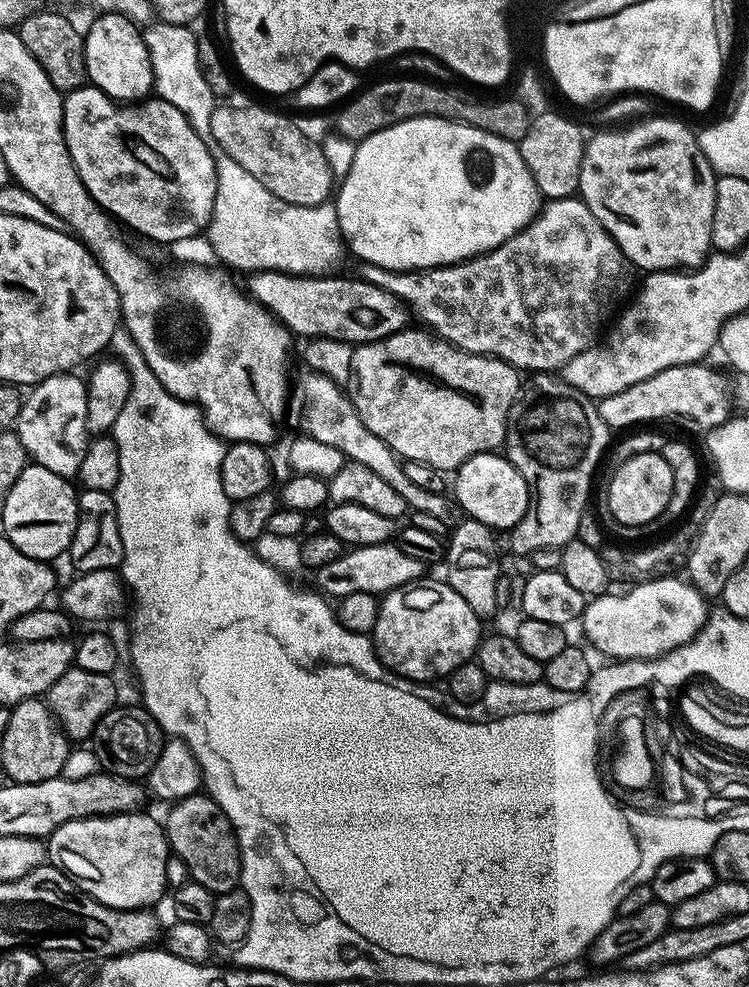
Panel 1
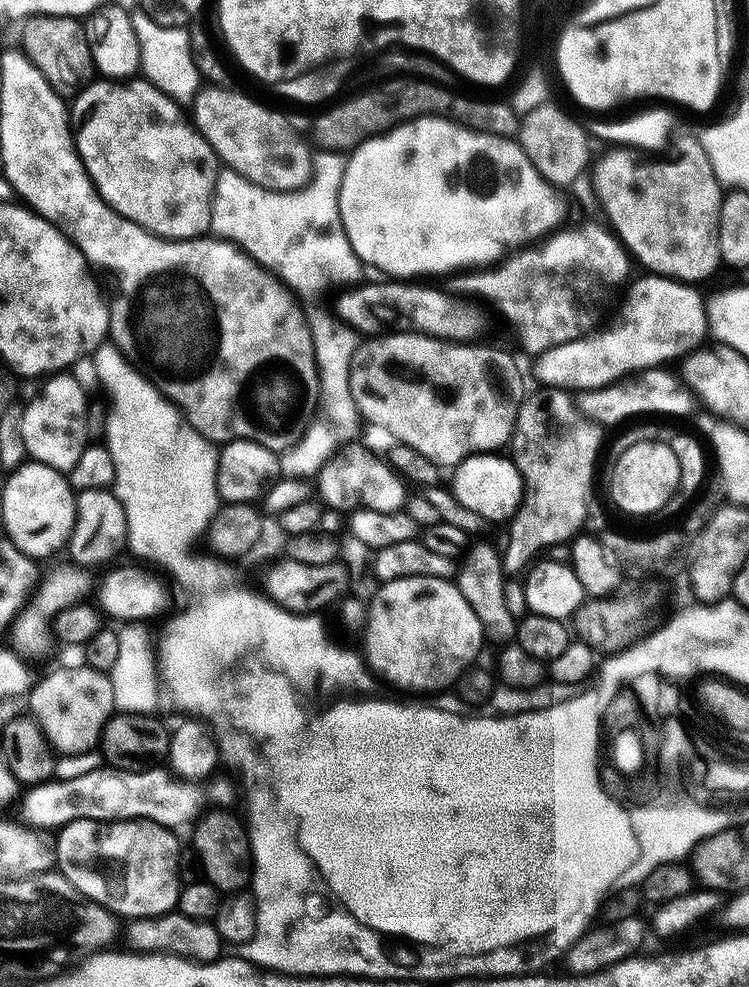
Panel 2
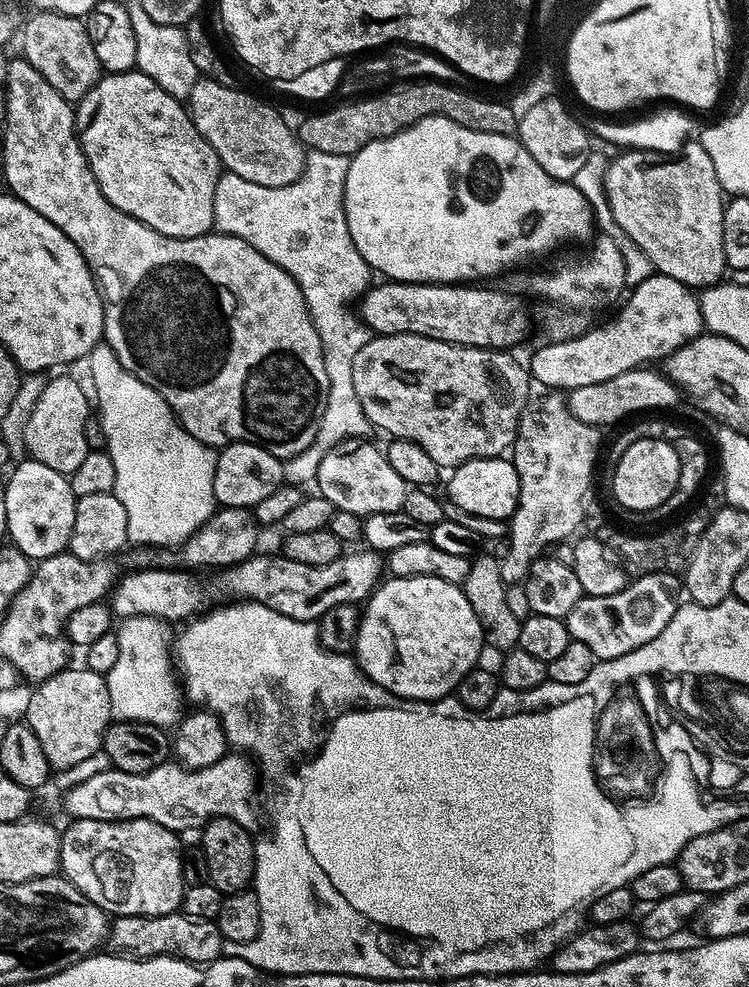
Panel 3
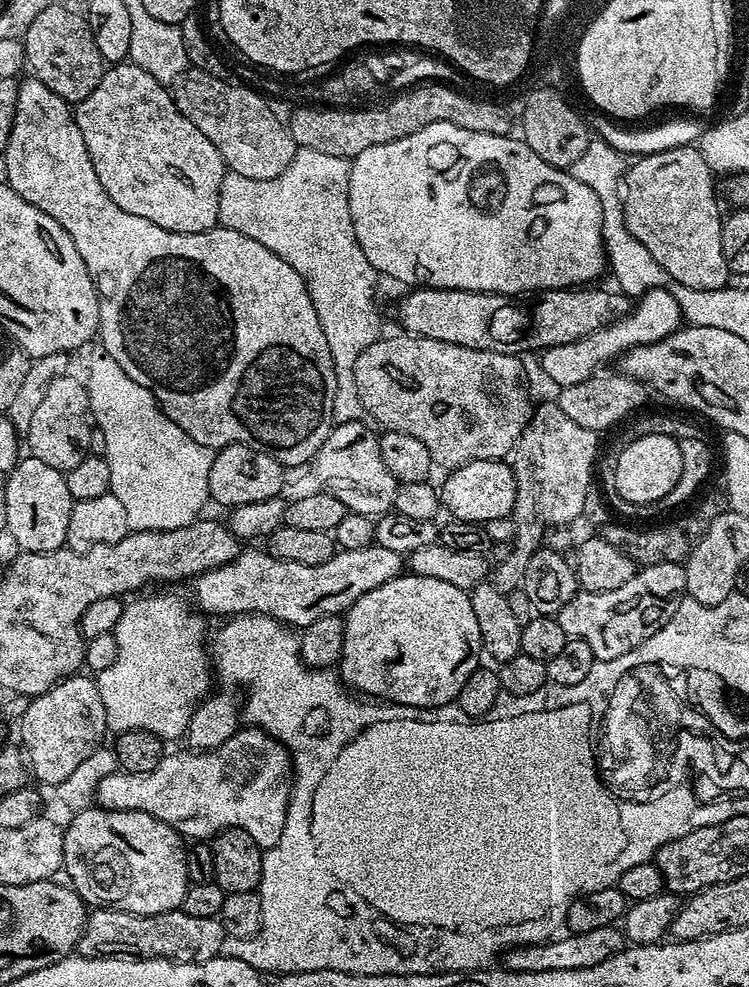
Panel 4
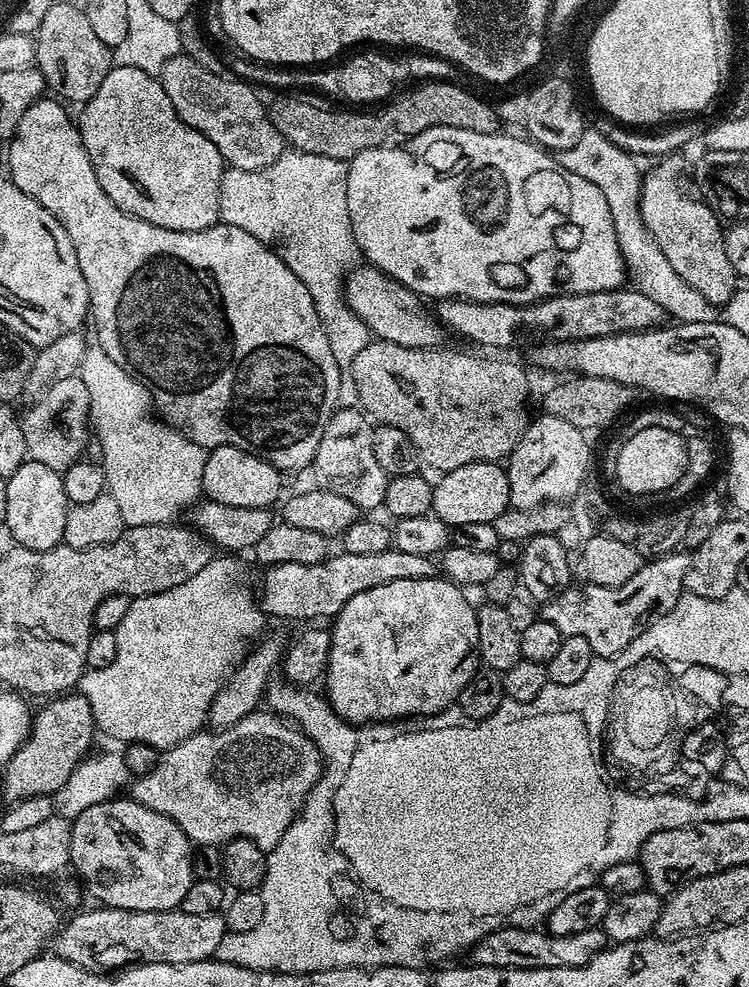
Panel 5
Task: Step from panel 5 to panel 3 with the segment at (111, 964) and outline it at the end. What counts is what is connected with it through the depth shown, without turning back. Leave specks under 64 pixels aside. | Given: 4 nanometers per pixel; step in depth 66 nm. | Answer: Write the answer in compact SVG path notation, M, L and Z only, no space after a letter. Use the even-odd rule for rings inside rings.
M177 910L165 916L118 916L111 921L107 943L113 944L115 951L132 958L172 956L176 960L187 960L189 964L207 966L213 960L221 959L225 940L215 922L211 920L191 920Z

